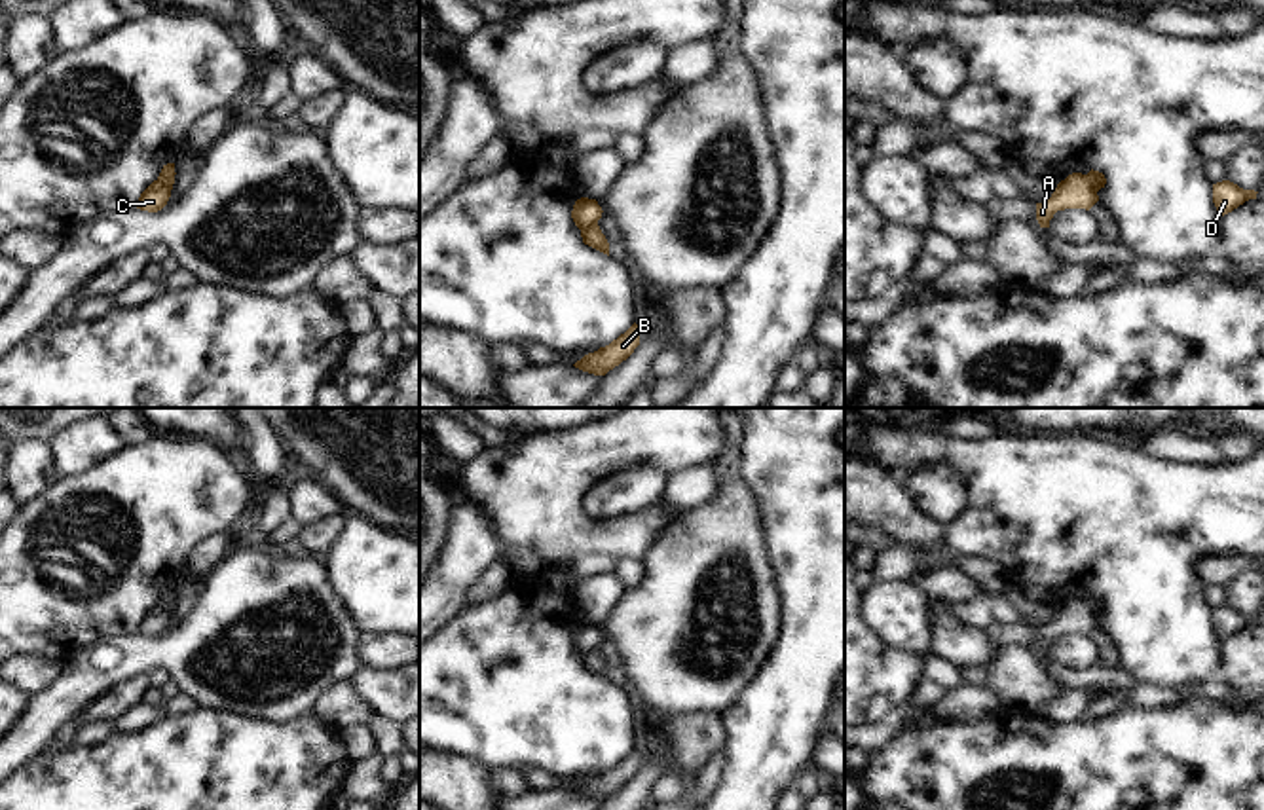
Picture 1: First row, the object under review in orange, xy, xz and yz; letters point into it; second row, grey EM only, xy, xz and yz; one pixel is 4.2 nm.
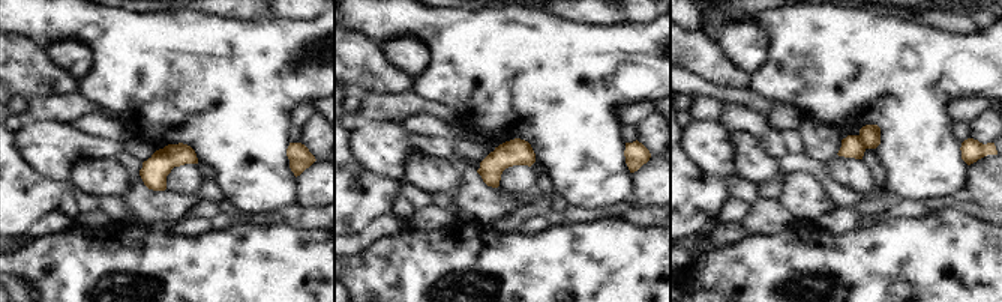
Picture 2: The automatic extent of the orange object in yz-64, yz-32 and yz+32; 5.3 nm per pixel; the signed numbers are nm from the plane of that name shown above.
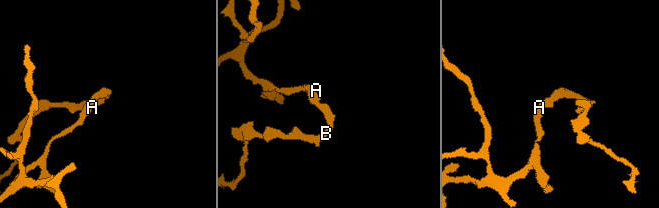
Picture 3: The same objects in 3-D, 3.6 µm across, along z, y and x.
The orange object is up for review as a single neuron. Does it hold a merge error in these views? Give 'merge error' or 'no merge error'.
merge error

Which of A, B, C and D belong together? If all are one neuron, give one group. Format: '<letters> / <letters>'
A C / B D

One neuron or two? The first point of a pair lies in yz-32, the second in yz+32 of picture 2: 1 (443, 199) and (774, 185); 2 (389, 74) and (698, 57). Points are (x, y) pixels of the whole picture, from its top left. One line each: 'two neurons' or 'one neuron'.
1: one neuron
2: one neuron

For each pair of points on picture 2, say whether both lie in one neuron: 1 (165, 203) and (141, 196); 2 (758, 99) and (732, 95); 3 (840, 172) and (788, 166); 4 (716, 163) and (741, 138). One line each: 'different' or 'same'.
1: same
2: same
3: different
4: different

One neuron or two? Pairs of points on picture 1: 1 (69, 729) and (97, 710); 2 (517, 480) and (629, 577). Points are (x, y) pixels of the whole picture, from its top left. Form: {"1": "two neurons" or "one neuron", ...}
{"1": "two neurons", "2": "two neurons"}

